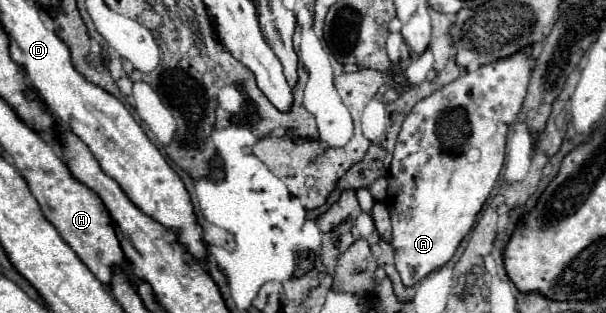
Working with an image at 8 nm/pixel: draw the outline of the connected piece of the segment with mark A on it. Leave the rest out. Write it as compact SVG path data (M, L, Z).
M522 49L522 53L508 57L506 61L482 65L480 69L440 87L430 97L418 101L412 113L404 119L390 165L386 207L392 219L394 263L406 287L416 285L428 273L444 267L474 227L476 215L490 197L504 165L508 127L516 121L522 109L530 73L530 49Z

